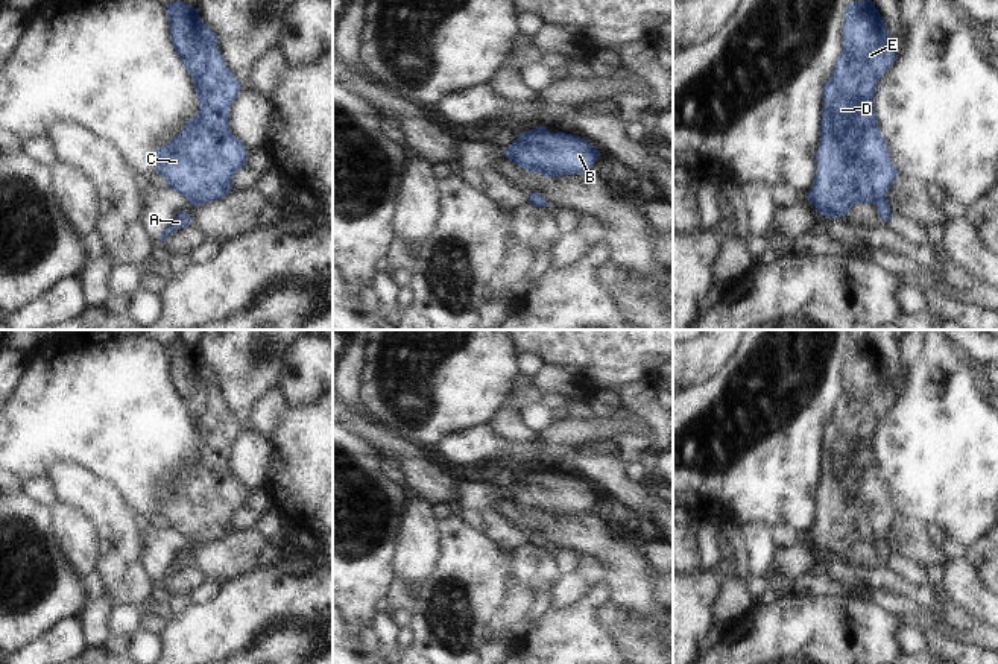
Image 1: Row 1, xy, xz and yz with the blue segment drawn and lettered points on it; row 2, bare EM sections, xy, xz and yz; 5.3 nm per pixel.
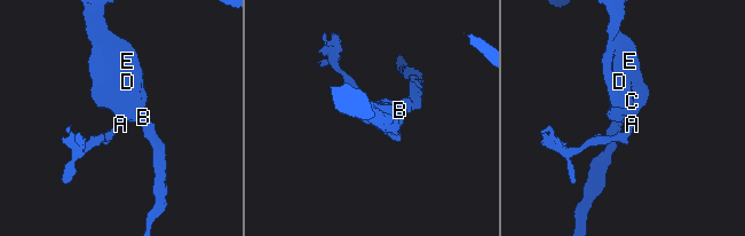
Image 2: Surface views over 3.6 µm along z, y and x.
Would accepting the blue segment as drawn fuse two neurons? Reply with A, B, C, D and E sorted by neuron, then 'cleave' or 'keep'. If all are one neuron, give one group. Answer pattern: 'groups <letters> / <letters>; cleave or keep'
groups A / B C D E; cleave

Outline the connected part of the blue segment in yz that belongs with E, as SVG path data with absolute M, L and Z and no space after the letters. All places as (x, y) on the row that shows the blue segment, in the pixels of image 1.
M851 0L843 23L843 52L823 87L817 175L808 191L808 201L825 217L845 219L855 204L878 204L901 175L892 164L875 111L878 82L895 61L890 33L875 3Z

